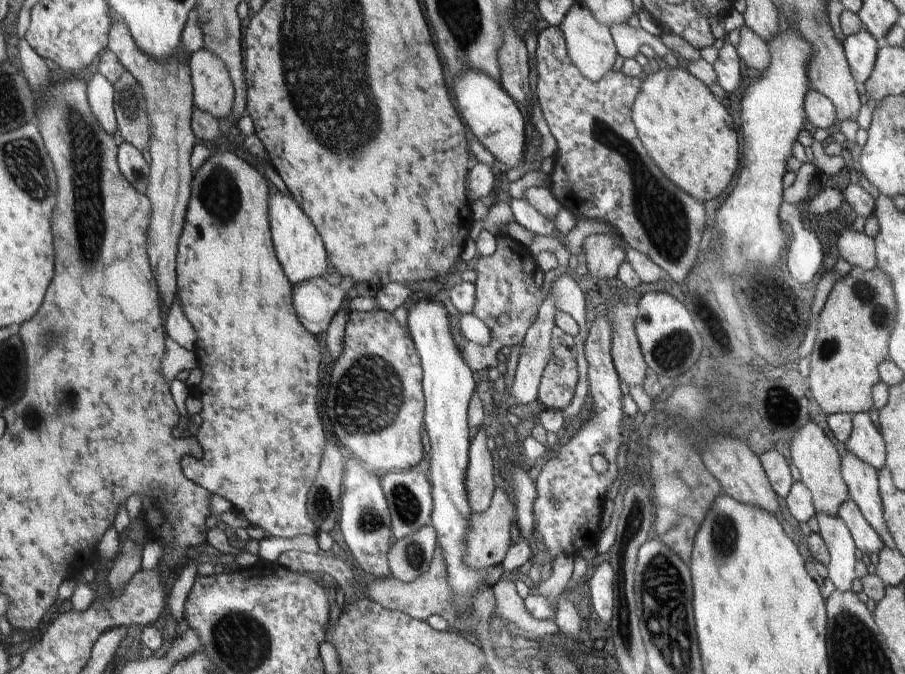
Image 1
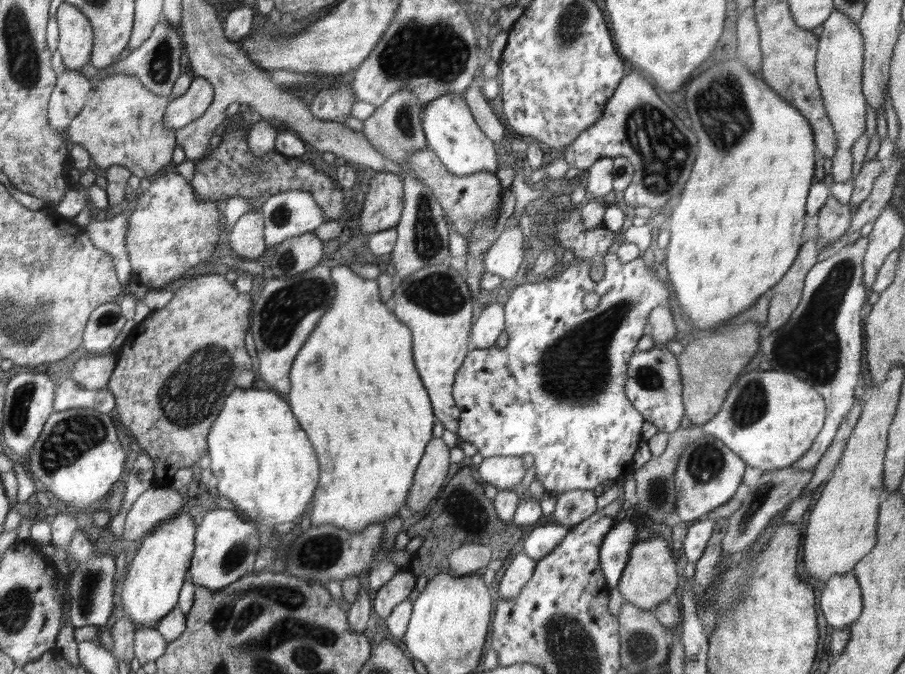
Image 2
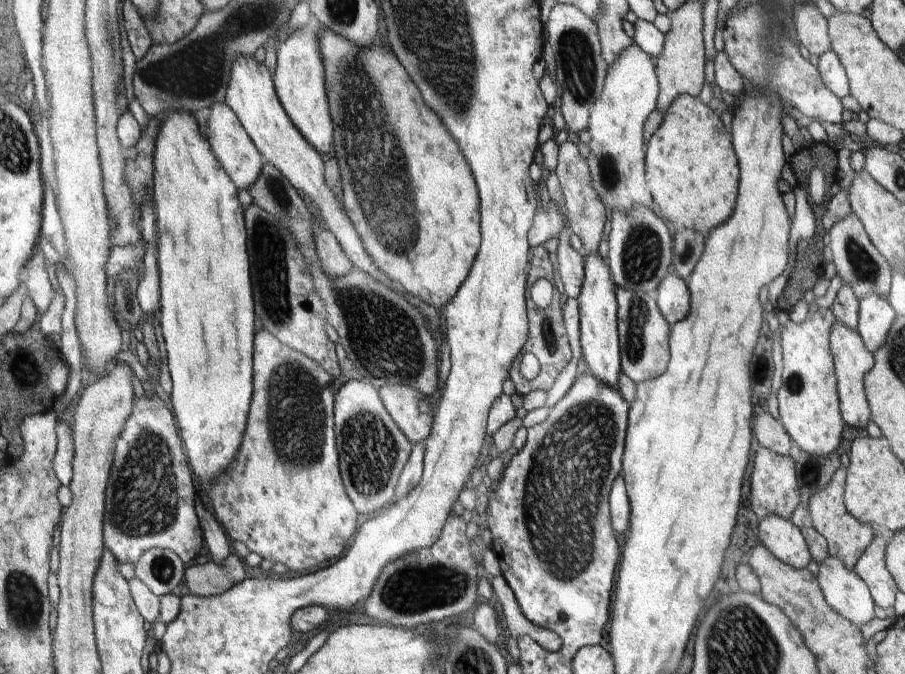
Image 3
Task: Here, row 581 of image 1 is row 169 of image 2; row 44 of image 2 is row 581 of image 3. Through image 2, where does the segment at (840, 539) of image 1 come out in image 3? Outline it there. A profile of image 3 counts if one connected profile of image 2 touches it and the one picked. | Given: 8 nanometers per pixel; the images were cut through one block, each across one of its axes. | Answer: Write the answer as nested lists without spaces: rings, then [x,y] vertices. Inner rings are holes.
[[[827,556],[817,568],[817,584],[831,610],[855,626],[875,618],[871,592],[853,570],[847,570],[843,562],[833,556]]]

